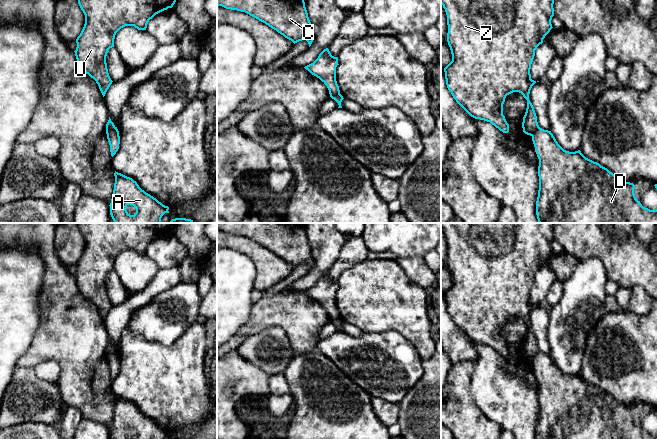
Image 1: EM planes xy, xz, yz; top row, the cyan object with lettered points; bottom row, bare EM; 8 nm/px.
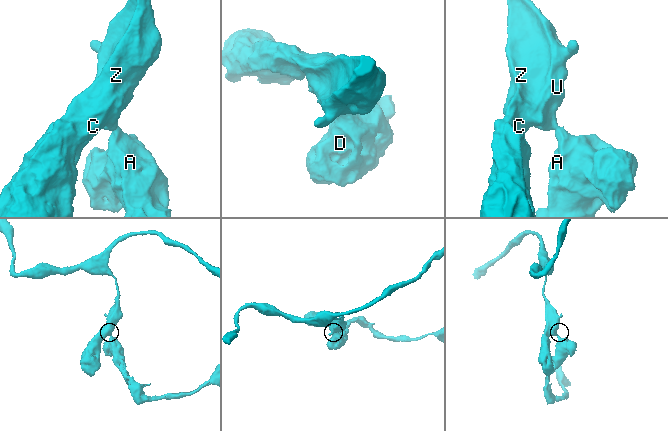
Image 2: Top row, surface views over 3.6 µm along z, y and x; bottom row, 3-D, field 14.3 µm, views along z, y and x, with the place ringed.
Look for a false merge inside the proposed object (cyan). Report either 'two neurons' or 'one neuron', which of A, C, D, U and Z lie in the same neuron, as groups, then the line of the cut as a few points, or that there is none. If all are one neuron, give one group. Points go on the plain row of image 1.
two neurons; A D / C U Z; cut in xy along (115, 351), (106, 355)

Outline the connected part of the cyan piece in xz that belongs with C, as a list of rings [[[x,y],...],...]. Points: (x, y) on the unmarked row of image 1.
[[[217,223],[217,229],[249,238],[294,268],[306,264],[310,271],[314,264],[312,248],[308,241],[304,223]]]

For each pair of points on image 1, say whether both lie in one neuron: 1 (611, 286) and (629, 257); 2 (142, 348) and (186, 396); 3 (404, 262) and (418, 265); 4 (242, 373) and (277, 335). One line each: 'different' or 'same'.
1: different
2: same
3: same
4: different

